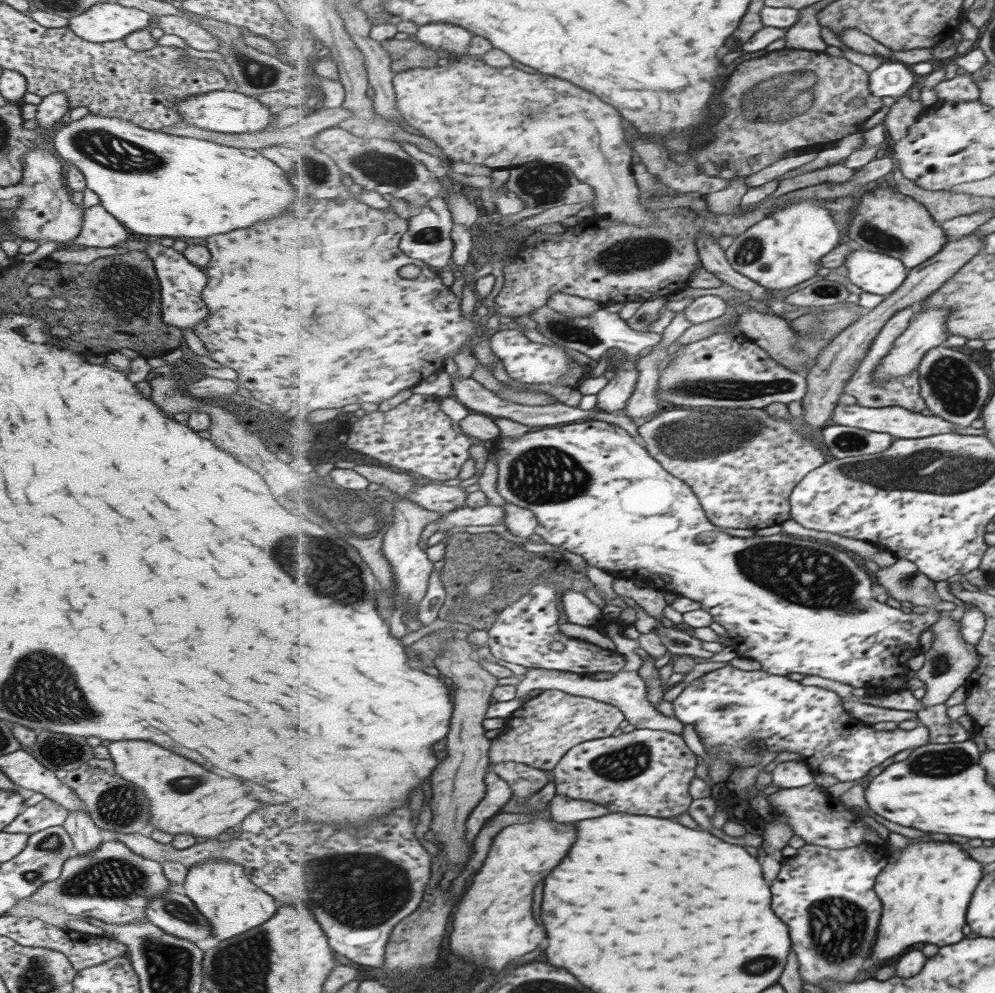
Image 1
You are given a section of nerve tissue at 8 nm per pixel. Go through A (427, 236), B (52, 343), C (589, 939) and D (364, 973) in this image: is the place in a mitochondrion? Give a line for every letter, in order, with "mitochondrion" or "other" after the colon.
A: mitochondrion
B: other
C: other
D: other

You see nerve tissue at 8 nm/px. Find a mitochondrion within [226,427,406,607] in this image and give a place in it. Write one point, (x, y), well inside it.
(362, 523)

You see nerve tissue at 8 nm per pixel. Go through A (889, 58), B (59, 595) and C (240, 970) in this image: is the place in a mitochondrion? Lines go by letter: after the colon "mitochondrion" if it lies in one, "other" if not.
A: other
B: other
C: mitochondrion

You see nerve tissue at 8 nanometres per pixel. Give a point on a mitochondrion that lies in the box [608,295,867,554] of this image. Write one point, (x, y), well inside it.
(685, 440)

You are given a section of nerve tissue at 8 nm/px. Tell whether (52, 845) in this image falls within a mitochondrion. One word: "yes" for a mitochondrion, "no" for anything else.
yes

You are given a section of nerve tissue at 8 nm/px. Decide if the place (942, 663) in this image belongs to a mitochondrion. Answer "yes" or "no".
yes

